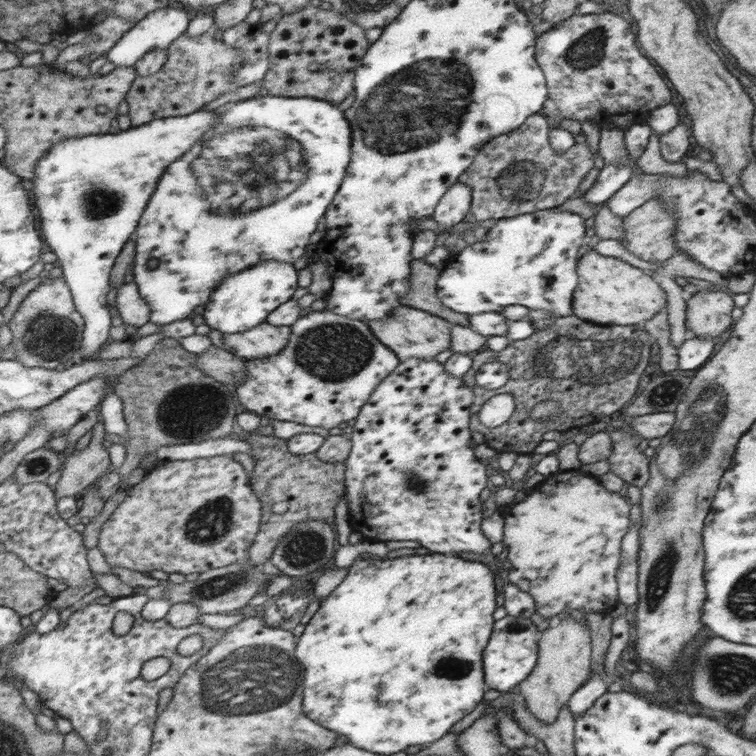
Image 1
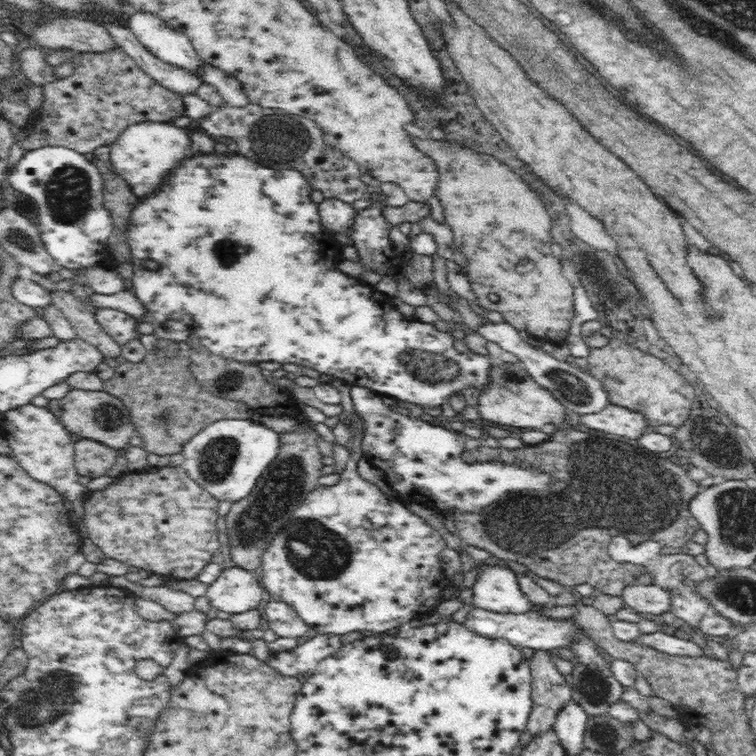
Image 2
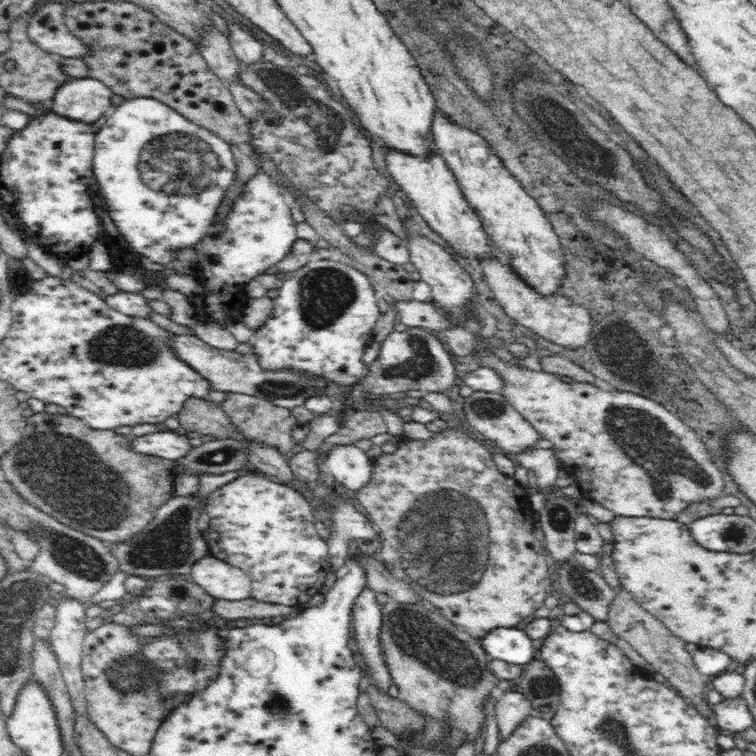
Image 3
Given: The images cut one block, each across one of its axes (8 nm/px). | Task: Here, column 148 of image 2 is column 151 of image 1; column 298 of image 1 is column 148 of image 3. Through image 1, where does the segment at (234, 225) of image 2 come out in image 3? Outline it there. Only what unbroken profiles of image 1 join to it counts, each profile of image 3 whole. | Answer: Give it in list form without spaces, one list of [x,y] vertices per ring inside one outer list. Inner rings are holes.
[[[156,98],[124,100],[118,108],[114,108],[108,114],[108,120],[94,138],[92,170],[96,176],[96,186],[100,184],[102,196],[108,204],[110,218],[114,226],[120,230],[120,234],[134,248],[134,256],[156,264],[168,264],[170,260],[174,260],[176,252],[184,250],[184,246],[190,248],[196,246],[200,242],[198,238],[210,232],[214,218],[218,214],[218,206],[224,198],[224,192],[228,190],[228,186],[234,184],[236,176],[232,150],[230,144],[224,142],[224,138],[198,126],[196,122],[188,120],[178,110],[170,108],[166,102],[160,102]]]

